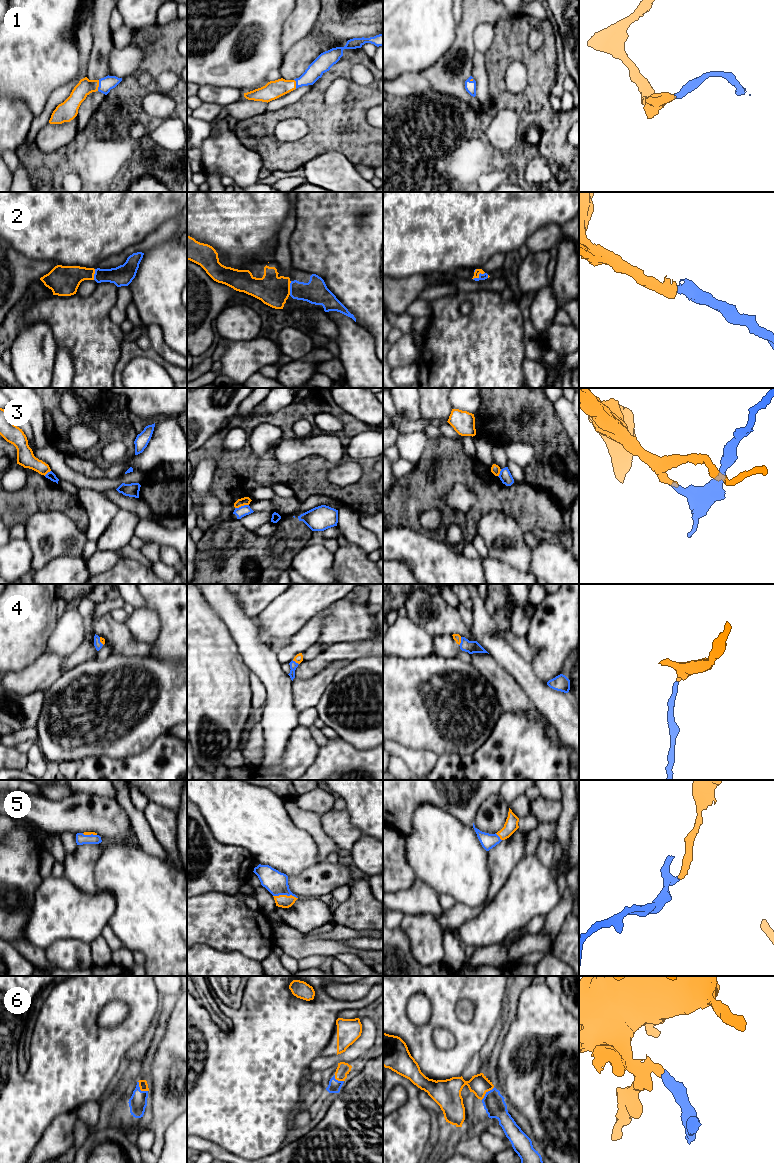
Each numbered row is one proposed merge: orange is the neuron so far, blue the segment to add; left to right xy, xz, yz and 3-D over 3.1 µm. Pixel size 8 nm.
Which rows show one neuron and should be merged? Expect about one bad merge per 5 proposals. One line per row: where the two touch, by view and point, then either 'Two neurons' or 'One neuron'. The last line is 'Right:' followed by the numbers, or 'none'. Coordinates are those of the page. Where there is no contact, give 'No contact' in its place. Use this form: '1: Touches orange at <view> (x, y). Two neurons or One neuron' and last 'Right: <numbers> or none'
1: Touches orange at xy (98, 85). One neuron
2: Touches orange at yz (478, 275). One neuron
3: Touches orange at xz (241, 505). Two neurons
4: Touches orange at yz (460, 641). One neuron
5: Touches orange at xz (285, 895). One neuron
6: Touches orange at xy (140, 1089). One neuron
Right: 1, 2, 4, 5, 6

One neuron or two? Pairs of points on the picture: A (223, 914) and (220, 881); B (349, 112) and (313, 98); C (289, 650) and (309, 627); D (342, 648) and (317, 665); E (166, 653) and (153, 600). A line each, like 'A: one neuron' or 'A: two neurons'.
A: two neurons
B: one neuron
C: one neuron
D: one neuron
E: one neuron

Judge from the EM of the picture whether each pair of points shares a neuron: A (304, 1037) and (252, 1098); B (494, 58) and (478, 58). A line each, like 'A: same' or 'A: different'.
A: same
B: different

